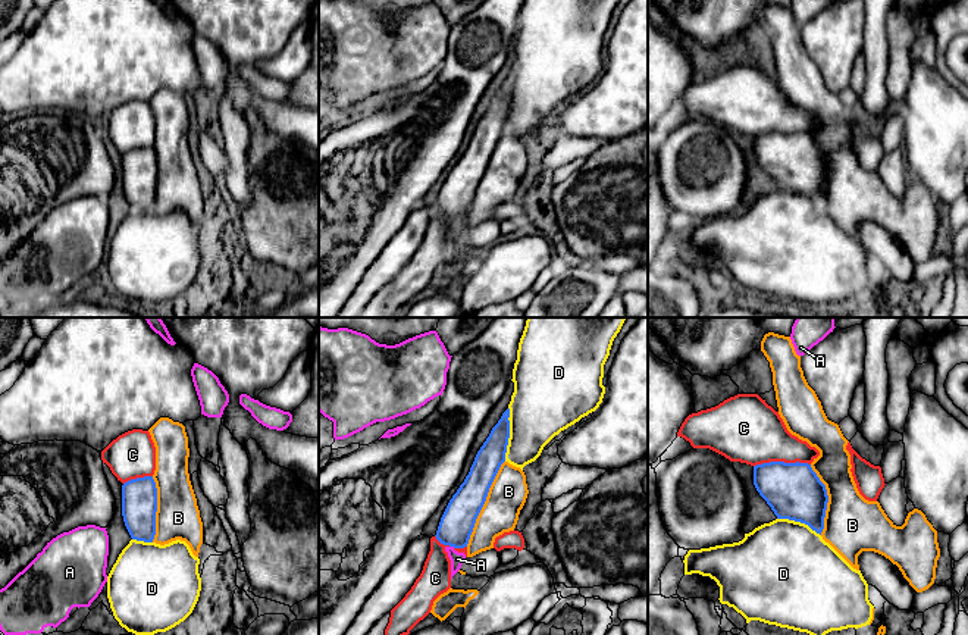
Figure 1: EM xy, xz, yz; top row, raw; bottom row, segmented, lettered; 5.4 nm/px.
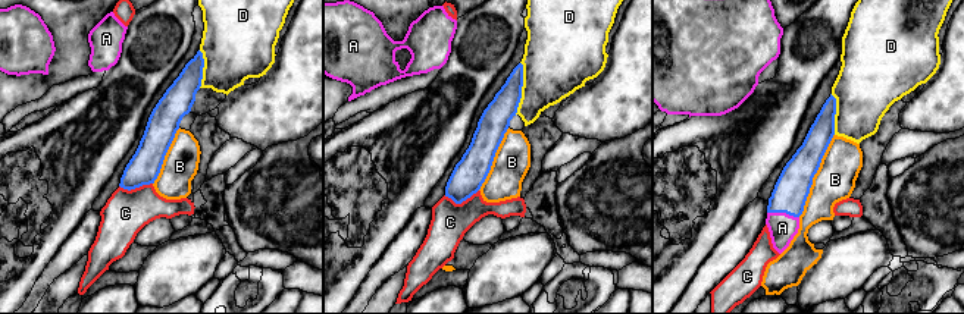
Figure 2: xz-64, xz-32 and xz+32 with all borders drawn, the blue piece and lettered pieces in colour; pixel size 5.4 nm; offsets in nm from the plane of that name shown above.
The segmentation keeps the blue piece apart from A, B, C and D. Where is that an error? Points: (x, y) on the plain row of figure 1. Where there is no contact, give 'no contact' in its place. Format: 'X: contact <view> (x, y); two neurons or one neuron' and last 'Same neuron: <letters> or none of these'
A: contact xz (453, 216); one neuron
B: contact xz (484, 174); two neurons
C: contact yz (782, 133); two neurons
D: contact xz (508, 105); two neurons
Same neuron: A

